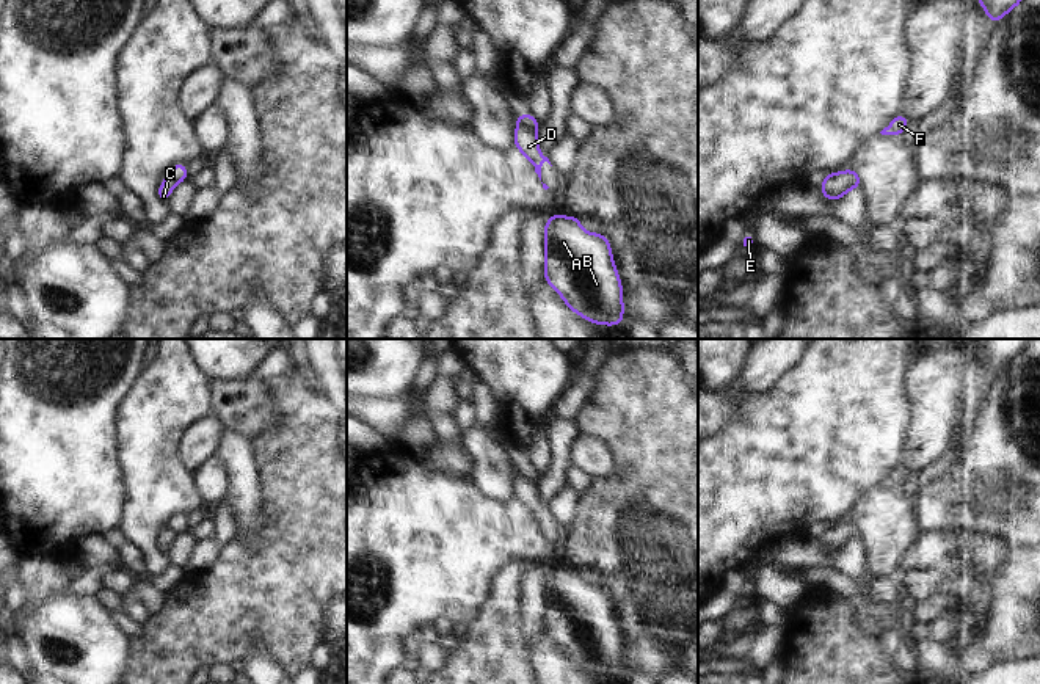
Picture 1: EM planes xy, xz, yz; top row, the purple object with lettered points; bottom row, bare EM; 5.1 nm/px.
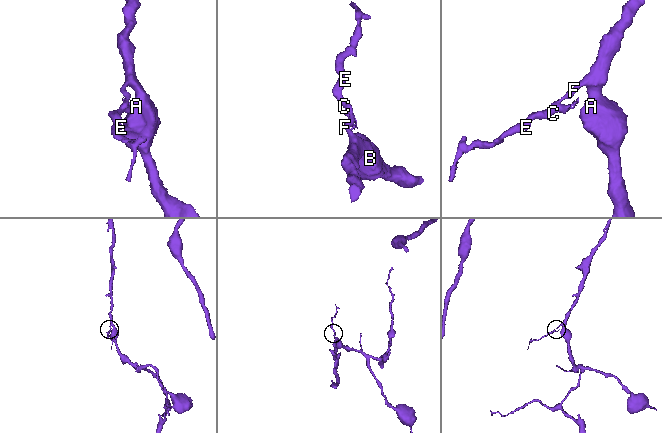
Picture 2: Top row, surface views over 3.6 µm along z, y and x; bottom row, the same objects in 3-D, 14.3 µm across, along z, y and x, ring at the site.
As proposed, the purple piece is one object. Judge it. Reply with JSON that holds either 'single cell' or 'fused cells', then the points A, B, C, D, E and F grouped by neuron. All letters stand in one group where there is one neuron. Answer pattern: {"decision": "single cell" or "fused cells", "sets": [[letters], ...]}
{"decision": "fused cells", "sets": [["A", "B", "F"], ["C", "D", "E"]]}

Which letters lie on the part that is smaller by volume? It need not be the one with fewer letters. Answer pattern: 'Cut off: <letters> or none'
Cut off: C, D, E.

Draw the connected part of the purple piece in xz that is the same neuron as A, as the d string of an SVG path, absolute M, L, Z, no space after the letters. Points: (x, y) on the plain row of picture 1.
M551 566L544 577L544 632L576 665L596 676L623 673L623 640L604 585L582 580L579 568Z

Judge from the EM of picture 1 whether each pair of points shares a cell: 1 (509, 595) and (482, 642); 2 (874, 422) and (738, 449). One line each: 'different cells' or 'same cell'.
1: same cell
2: same cell

